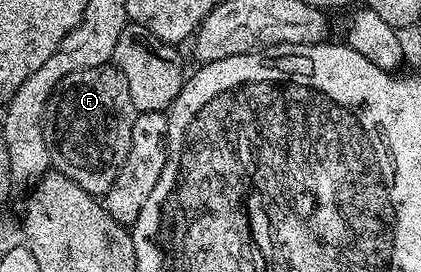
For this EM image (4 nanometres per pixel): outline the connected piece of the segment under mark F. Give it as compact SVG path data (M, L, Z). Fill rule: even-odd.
M116 66L71 73L57 85L51 99L51 124L57 127L57 137L51 140L52 167L91 195L104 197L131 150L137 113L127 94L127 78Z

